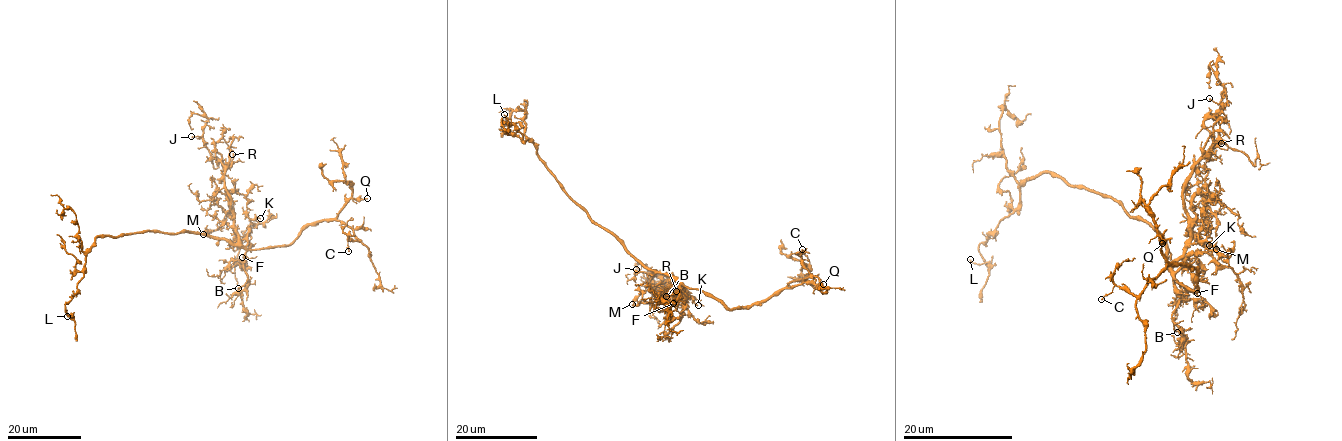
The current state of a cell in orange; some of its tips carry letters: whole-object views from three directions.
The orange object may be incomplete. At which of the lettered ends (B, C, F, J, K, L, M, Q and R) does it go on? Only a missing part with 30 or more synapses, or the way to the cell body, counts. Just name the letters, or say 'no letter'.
B

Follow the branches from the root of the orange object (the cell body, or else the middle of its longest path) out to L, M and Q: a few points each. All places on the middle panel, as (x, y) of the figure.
L: (642, 266), (566, 193), (539, 157), (537, 146), (523, 141), (502, 118), (503, 127), (508, 128), (504, 114)
M: (642, 266), (667, 272), (674, 284), (659, 304), (632, 304)
Q: (642, 266), (679, 278), (684, 285), (707, 292), (730, 309), (759, 305), (777, 296), (792, 281), (823, 284)

